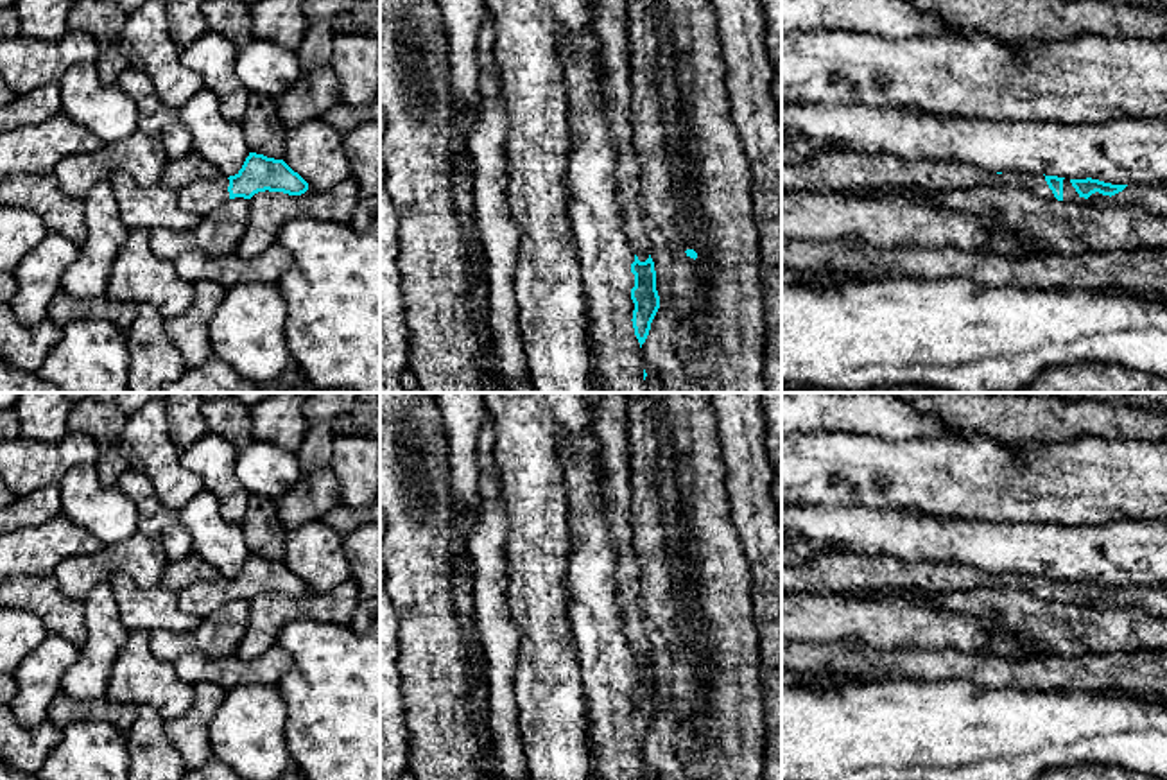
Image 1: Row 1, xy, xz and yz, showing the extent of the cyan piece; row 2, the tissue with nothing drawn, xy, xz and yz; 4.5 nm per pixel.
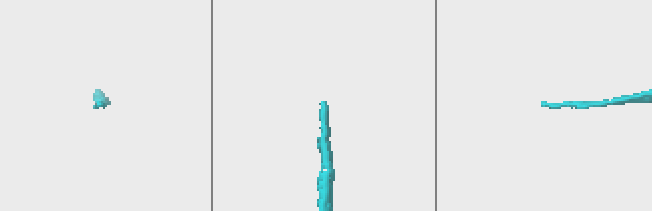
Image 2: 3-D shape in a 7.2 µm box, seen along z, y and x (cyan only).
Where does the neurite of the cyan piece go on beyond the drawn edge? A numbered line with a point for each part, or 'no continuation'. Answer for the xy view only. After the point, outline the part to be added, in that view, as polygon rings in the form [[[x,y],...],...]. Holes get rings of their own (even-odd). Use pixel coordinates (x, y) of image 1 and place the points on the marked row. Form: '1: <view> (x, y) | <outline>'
1: xy (205, 196) | [[[226,176],[194,181],[177,190],[177,204],[183,212],[204,217],[229,201],[228,186]]]

